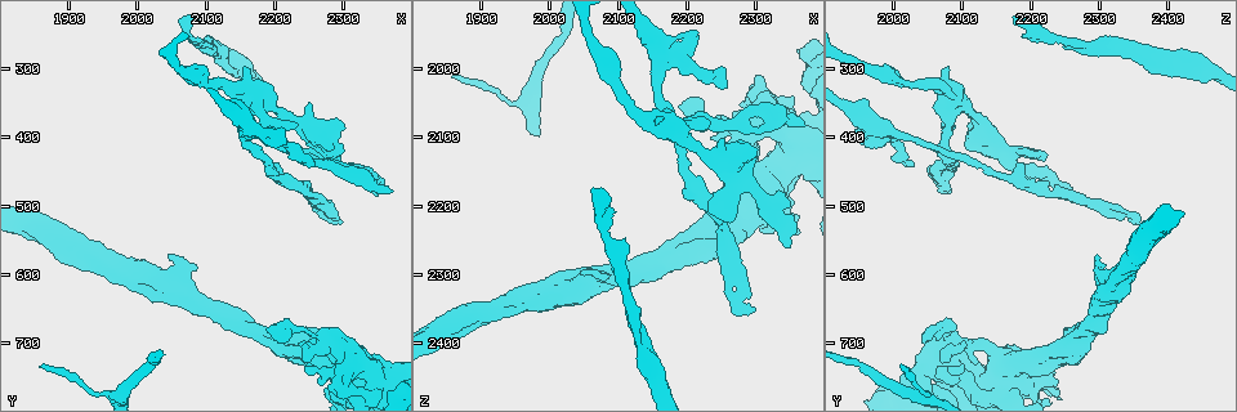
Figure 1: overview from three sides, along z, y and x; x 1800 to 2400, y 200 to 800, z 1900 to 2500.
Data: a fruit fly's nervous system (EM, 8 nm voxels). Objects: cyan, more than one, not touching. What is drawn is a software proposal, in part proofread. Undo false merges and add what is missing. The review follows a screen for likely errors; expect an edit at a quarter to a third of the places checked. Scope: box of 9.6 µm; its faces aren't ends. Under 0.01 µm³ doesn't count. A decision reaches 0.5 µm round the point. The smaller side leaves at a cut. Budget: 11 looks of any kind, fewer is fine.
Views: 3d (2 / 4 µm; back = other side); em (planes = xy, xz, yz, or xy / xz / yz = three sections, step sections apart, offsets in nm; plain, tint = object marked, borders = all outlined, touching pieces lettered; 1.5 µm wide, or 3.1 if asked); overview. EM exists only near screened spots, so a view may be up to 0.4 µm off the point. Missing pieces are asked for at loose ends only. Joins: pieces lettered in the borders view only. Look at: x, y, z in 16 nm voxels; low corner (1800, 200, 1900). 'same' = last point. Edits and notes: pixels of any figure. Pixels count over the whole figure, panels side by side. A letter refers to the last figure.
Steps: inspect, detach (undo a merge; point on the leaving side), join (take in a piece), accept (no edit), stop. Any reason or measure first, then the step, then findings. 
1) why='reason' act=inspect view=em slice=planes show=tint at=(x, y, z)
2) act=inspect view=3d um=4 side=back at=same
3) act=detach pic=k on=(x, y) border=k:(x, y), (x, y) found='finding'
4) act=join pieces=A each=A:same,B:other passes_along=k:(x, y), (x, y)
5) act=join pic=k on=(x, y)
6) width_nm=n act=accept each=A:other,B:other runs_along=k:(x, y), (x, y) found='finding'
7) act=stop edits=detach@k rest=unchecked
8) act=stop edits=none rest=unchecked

act=inspect view=3d um=4 at=(2095, 260, 2205)

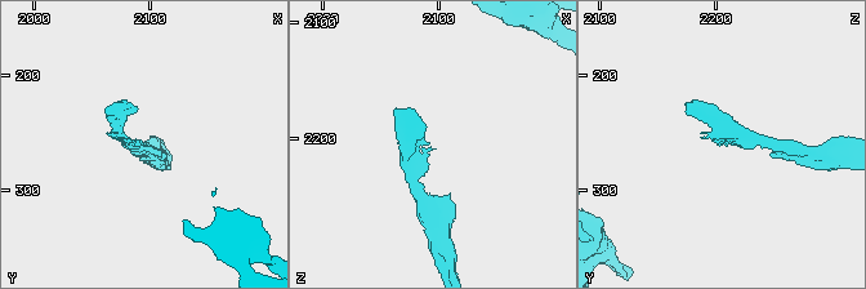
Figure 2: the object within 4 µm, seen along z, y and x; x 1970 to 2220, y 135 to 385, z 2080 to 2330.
why='shape alone is not enough' act=inspect view=em slice=xz step=4 show=tint at=(2092, 260, 2202)

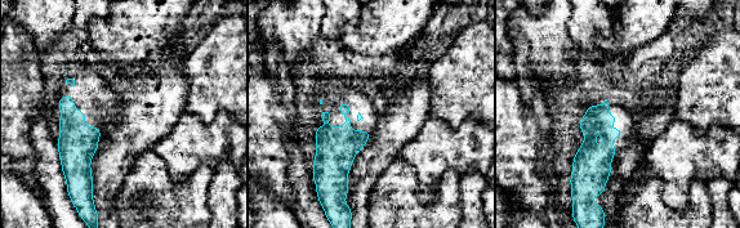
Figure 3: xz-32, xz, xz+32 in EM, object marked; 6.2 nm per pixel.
act=inspect view=em slice=planes show=borders at=same

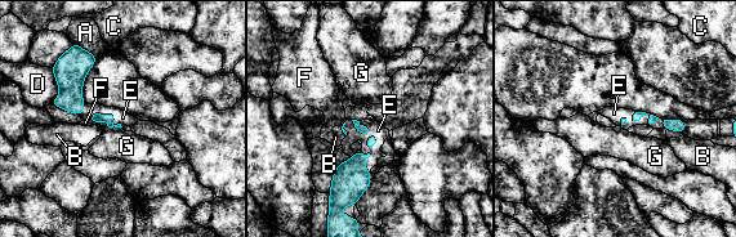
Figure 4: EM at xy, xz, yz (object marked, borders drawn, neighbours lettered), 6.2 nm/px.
longest_contact=E:240nm act=join pieces=E each=A:other,B:other,C:other,D:other,E:same,F:other,G:other passes_along=4:(97, 117), (108, 112), (123, 117) found='the cell continues'

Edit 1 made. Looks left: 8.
act=inspect view=overview

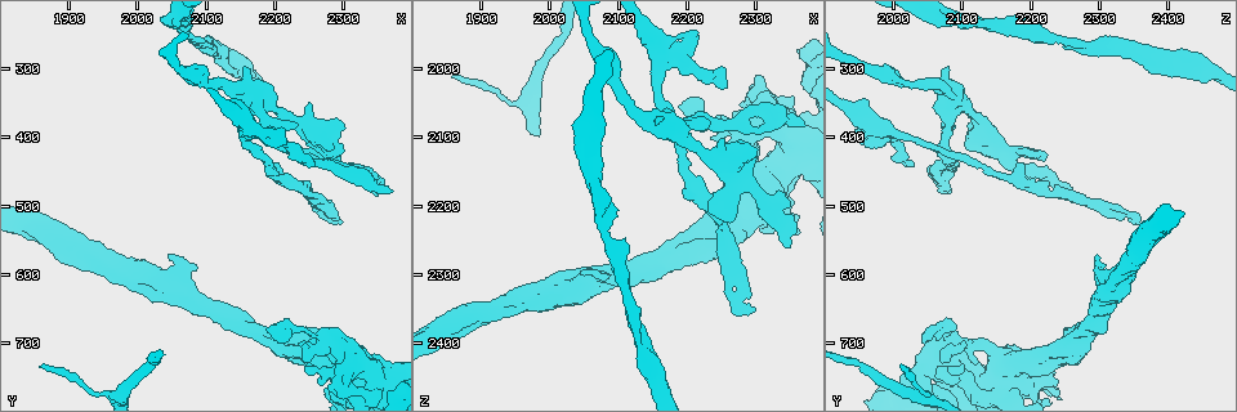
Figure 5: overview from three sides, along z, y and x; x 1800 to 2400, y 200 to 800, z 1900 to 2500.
act=inspect view=3d um=4 at=(2255, 440, 2025)

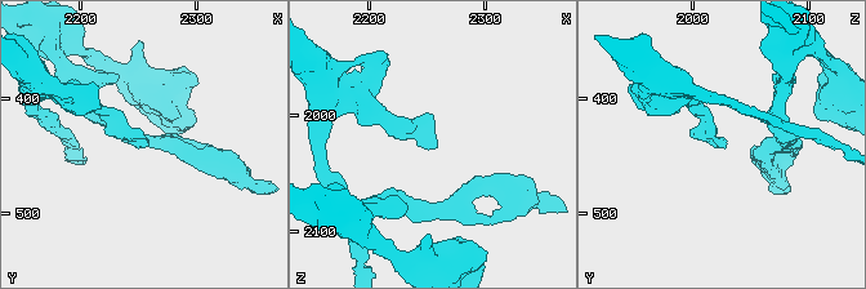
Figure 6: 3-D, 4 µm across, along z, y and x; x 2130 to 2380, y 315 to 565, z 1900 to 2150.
act=inspect view=em slice=planes show=borders at=(2256, 438, 2026)

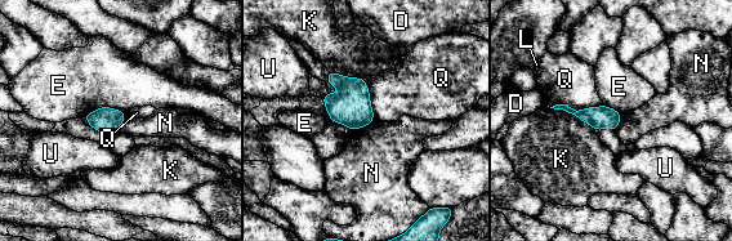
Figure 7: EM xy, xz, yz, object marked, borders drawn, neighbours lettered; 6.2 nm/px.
width_nm=140 act=accept each=D:other,E:other,K:other,L:other,N:other,Q:other,U:other border=7:(373, 119), (369, 124), (353, 132) found='none of them fits'

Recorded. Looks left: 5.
why='an open end' act=inspect view=em slice=planes show=borders at=(2375, 480, 2080)

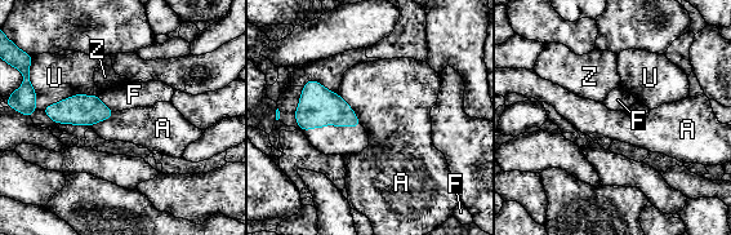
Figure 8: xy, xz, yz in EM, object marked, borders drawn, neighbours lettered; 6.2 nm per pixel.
act=accept each=A:other,F:other,U:other,Z:other border=8:(338, 93), (360, 123) found='none of them fits'

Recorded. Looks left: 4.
why='free end' act=inspect view=3d um=2 side=back at=(2355, 480, 2255)

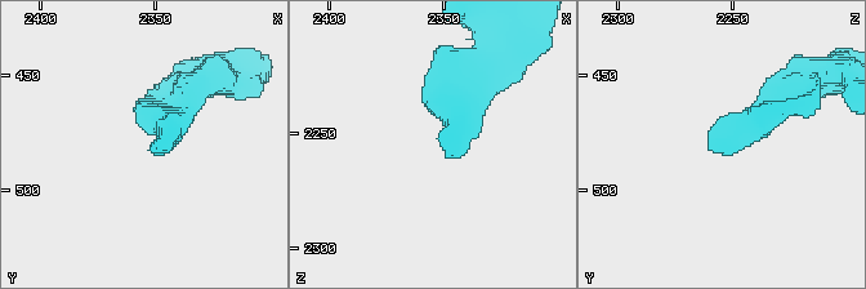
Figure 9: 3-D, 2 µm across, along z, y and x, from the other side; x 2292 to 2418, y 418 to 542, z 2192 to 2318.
why='now the EM' act=inspect view=em slice=planes show=borders at=(2351, 480, 2259)

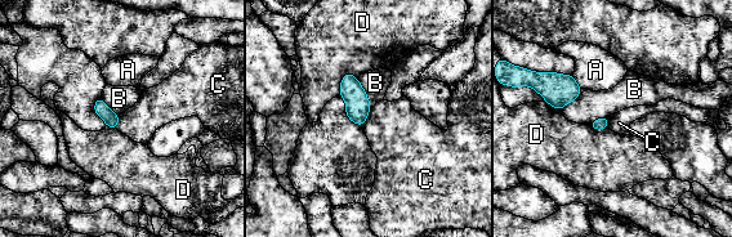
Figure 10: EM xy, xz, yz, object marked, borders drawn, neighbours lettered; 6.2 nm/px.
longest_contact=B:200nm act=accept each=A:other,B:other,C:other,D:other found='none of them fits'

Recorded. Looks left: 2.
act=stop edits=join@4 rest=unchecked

